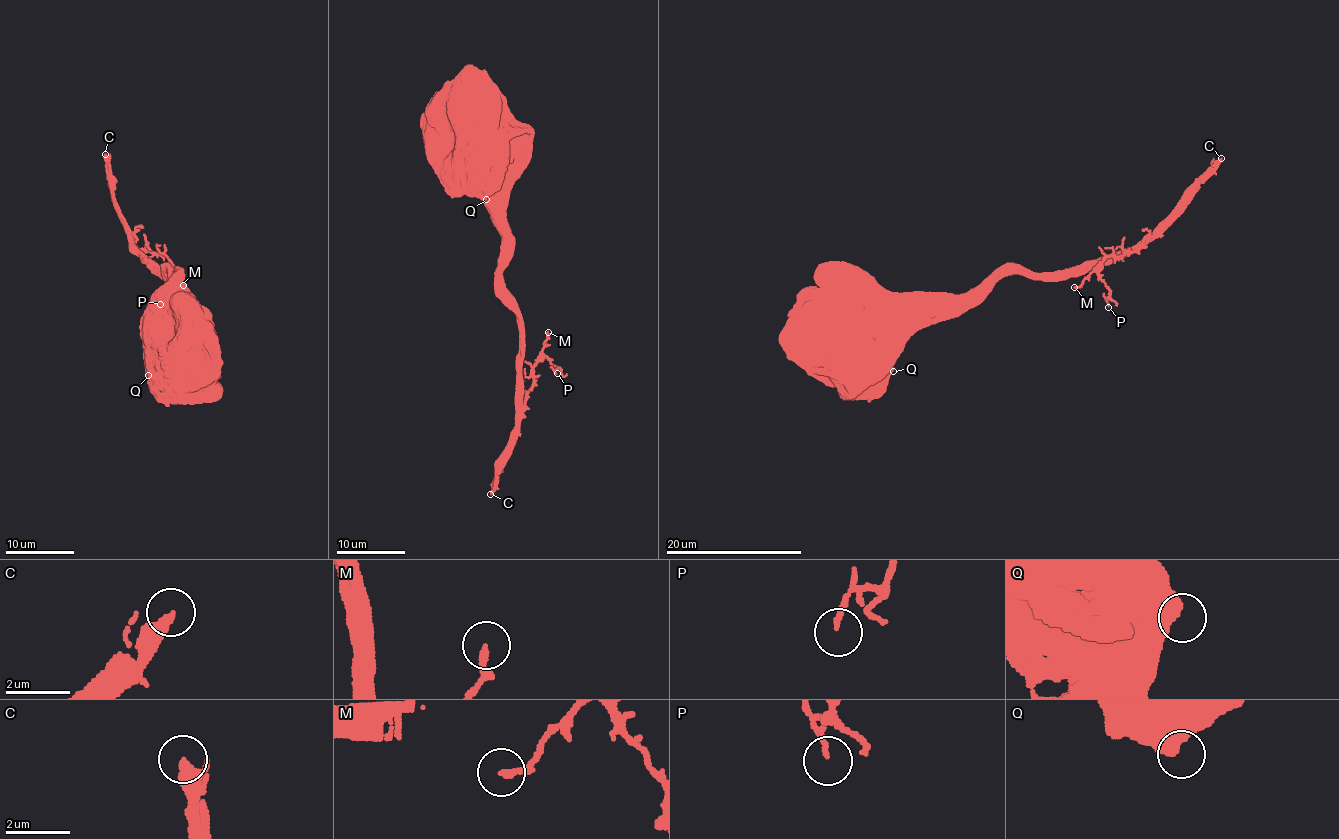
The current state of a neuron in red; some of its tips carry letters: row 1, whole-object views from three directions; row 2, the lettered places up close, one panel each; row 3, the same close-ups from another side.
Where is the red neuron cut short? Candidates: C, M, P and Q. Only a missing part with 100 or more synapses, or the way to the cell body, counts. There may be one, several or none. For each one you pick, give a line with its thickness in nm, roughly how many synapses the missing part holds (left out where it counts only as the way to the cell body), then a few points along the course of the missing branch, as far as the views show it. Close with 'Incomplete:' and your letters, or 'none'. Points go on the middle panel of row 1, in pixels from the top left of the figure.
C: calibre 340 nm; 400 synapses
Incomplete: C

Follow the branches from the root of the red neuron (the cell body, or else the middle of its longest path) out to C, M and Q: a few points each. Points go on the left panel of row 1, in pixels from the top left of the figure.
C: (194, 337), (181, 331), (188, 320), (170, 273), (129, 251), (105, 154)
M: (194, 337), (181, 331), (188, 320), (170, 273), (142, 263), (137, 249), (164, 253), (183, 285)
Q: (194, 337), (182, 348), (177, 348), (163, 371), (147, 372), (148, 375)

